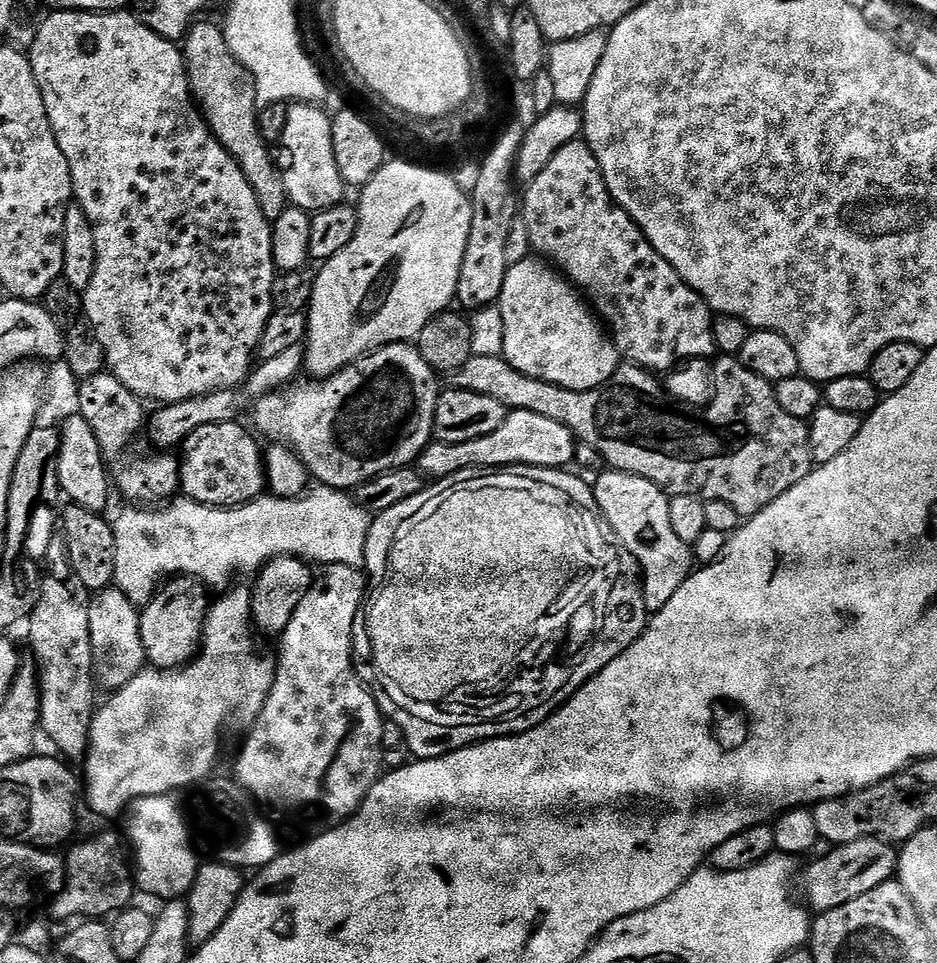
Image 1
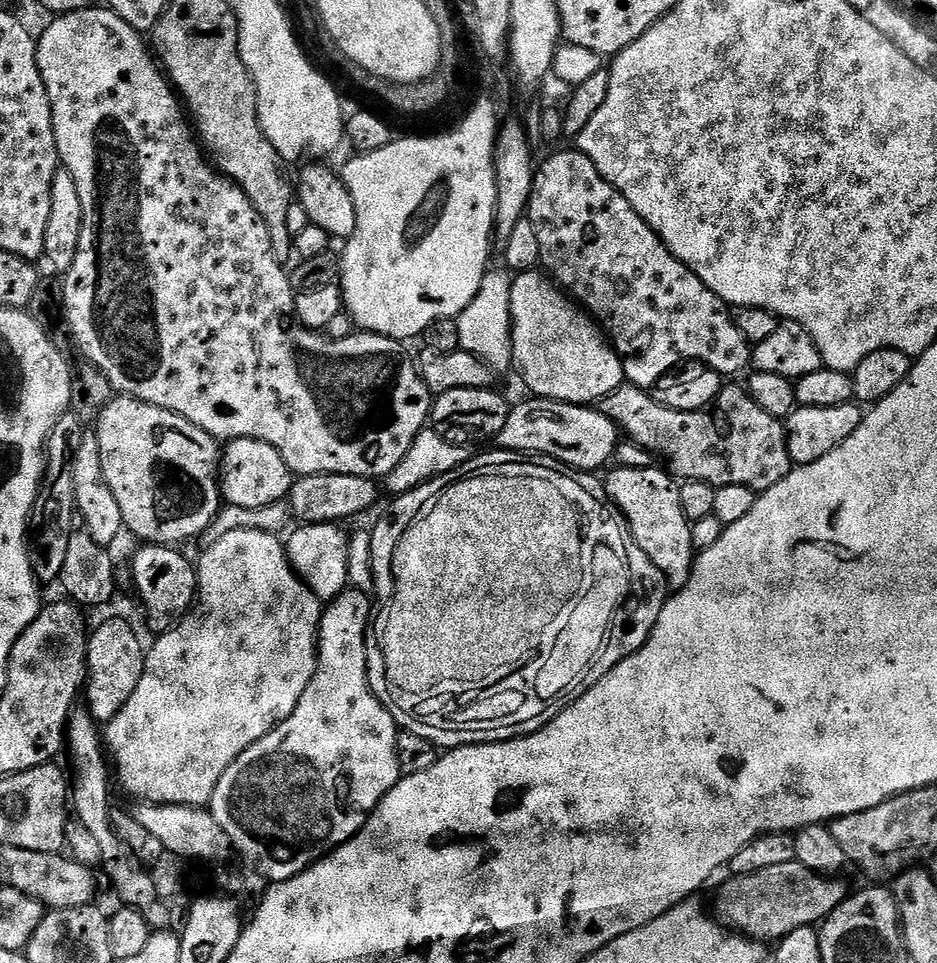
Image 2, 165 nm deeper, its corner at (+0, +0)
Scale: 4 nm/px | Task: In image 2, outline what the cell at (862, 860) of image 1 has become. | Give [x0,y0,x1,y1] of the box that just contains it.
[715,863,850,942]

